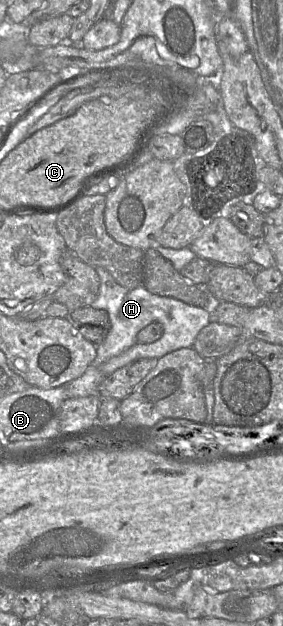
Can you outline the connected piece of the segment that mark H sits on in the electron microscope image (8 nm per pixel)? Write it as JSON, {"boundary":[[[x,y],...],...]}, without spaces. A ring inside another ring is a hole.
{"boundary":[[[94,267],[100,278],[100,287],[97,298],[91,306],[95,309],[105,310],[108,313],[110,328],[105,339],[96,345],[96,357],[86,371],[77,379],[64,386],[67,389],[68,398],[87,397],[98,394],[98,386],[104,379],[99,366],[110,358],[117,356],[132,347],[137,359],[159,359],[167,353],[181,348],[193,346],[198,333],[212,321],[212,307],[201,308],[192,306],[182,301],[158,296],[149,292],[143,285],[127,289],[119,285],[111,274],[102,267]],[[152,322],[158,322],[163,326],[163,335],[160,339],[149,344],[137,343],[137,334]]]}

